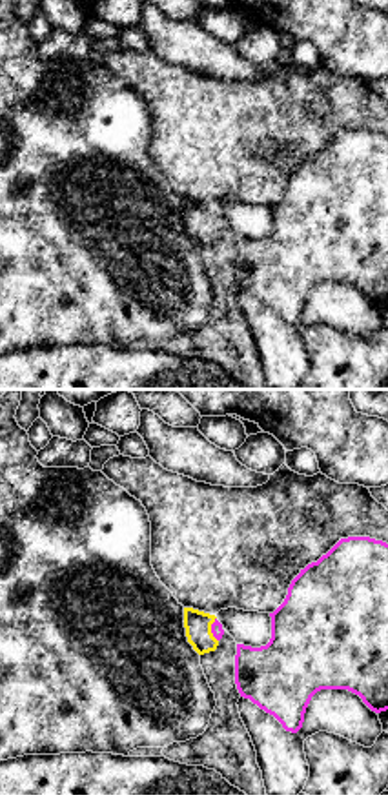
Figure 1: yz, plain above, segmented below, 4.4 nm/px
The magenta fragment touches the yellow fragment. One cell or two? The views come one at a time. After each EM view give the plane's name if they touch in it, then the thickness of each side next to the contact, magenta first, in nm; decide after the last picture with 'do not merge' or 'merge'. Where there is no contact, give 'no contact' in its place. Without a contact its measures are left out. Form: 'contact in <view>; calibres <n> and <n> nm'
contact in yz; calibres 50 and 120 nm

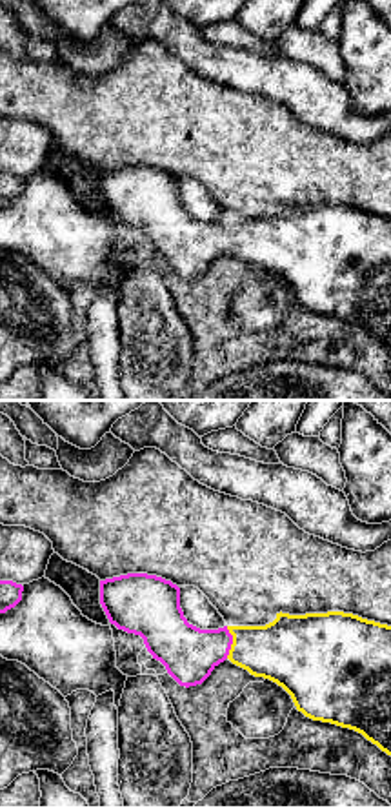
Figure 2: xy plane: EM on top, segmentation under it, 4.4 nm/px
contact in xy; calibres 240 and 280 nm

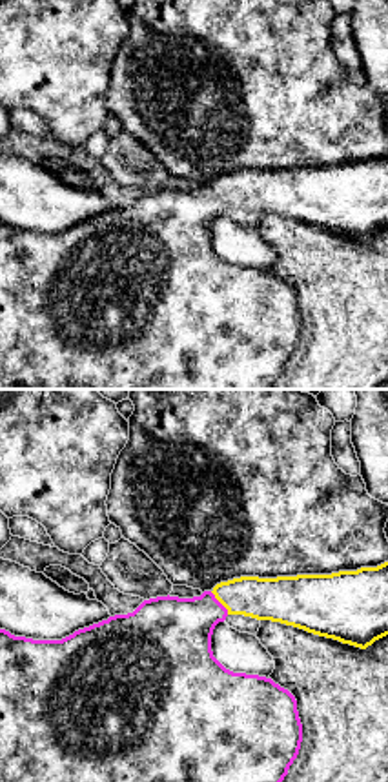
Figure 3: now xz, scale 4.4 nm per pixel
contact in xz; calibres 340 and 190 nm

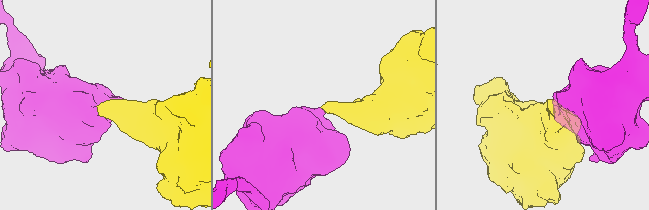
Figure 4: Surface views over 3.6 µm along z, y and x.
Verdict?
merge

